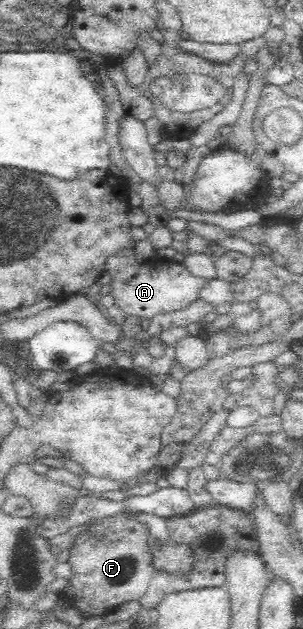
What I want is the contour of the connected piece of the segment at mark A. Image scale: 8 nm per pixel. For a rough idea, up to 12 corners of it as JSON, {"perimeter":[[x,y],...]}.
{"perimeter":[[157,255],[117,263],[110,291],[127,315],[145,318],[198,299],[205,278]]}

